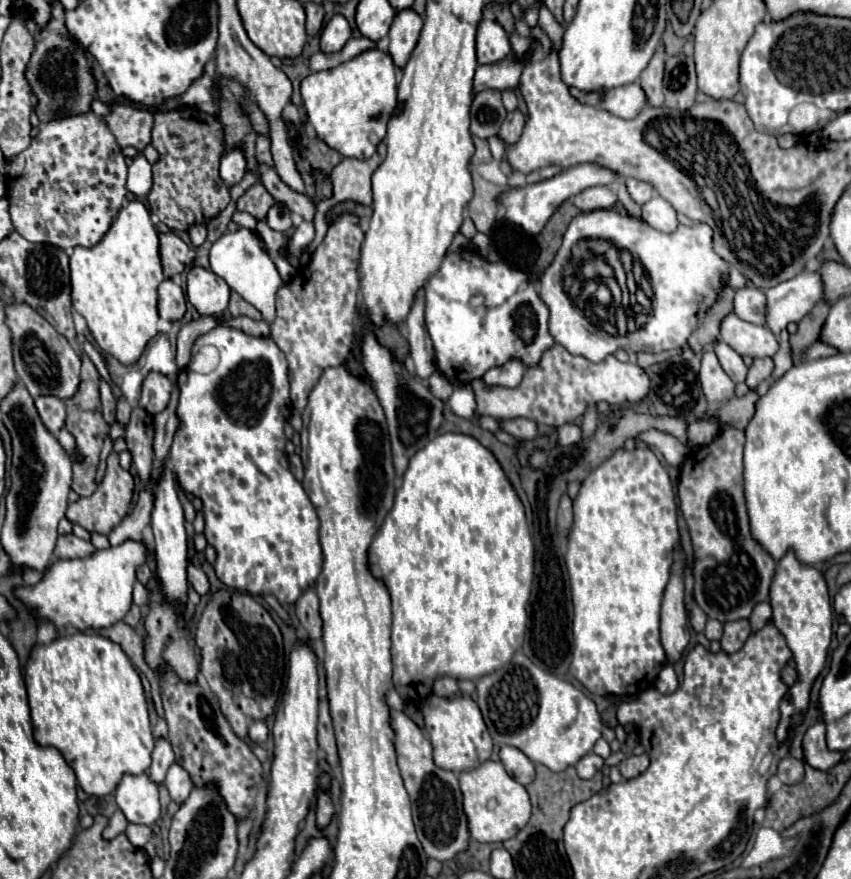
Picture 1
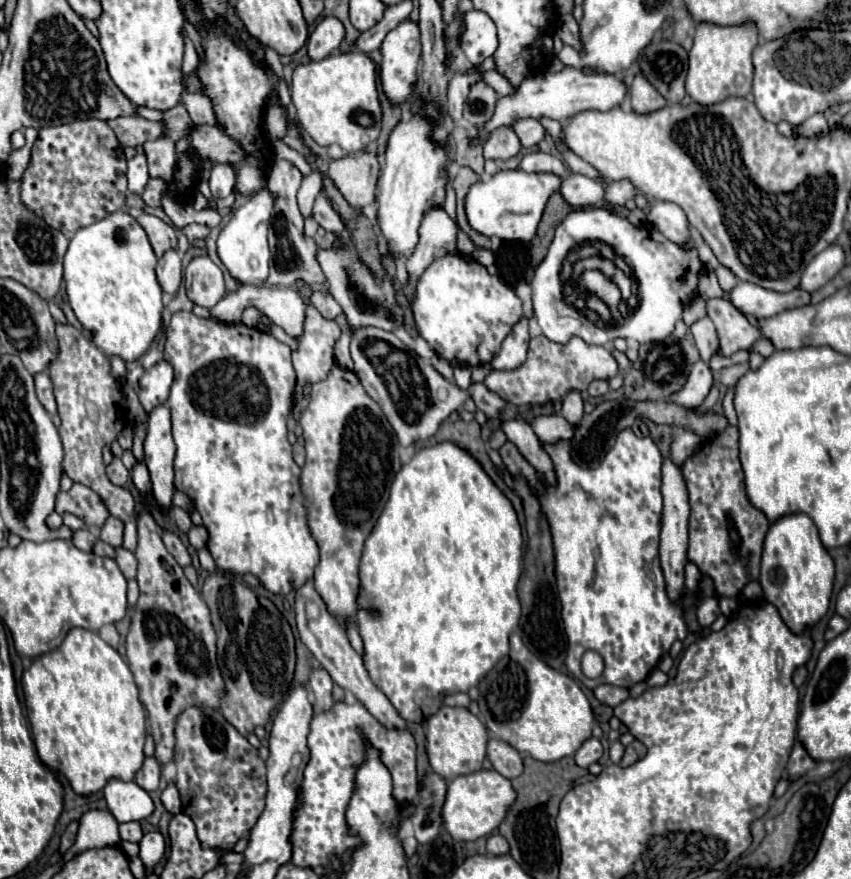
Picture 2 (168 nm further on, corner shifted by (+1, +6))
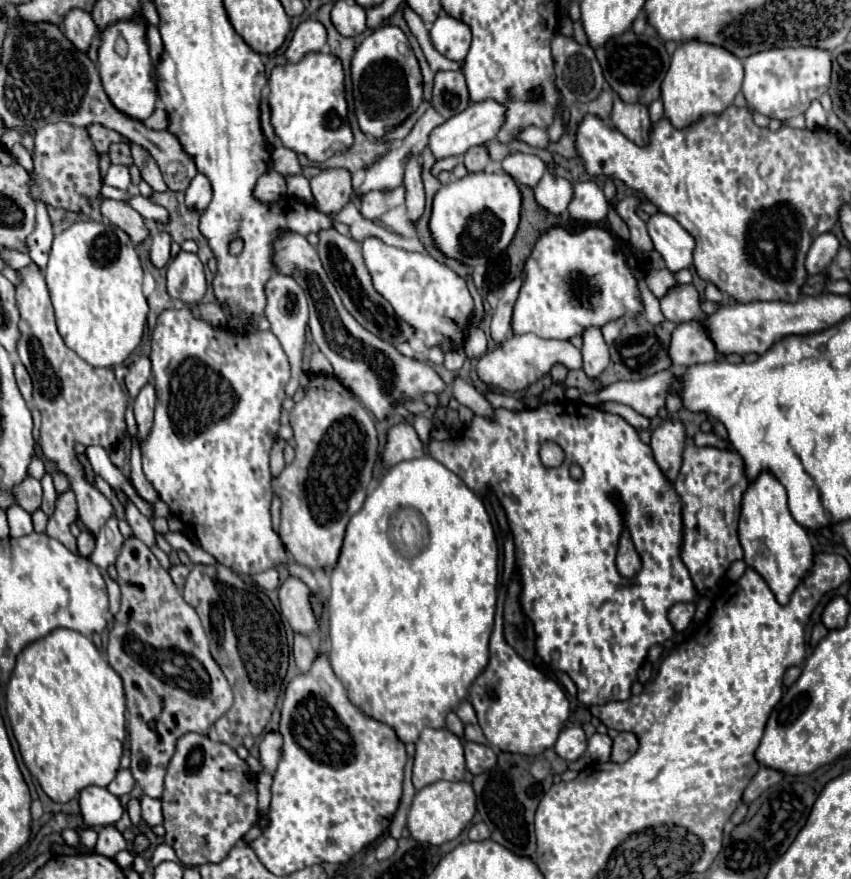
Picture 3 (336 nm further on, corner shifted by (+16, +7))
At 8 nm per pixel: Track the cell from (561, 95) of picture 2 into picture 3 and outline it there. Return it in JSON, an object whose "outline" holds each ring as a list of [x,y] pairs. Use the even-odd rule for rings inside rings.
{"outline":[[[492,99],[480,101],[480,103],[470,103],[460,115],[454,115],[448,121],[444,121],[442,125],[432,129],[430,139],[428,139],[428,147],[436,159],[464,155],[470,147],[476,147],[476,145],[486,143],[490,139],[496,139],[496,131],[500,131],[502,121],[504,121],[504,107],[500,107],[500,103],[496,103]]]}

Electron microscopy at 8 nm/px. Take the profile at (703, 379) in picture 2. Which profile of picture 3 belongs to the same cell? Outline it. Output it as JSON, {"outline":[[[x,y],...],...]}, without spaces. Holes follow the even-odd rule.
{"outline":[[[666,369],[664,373],[656,373],[648,379],[610,383],[596,393],[582,393],[580,399],[588,405],[598,405],[600,401],[624,403],[632,407],[636,413],[652,419],[656,417],[658,409],[664,407],[672,381],[674,381],[674,373]]]}

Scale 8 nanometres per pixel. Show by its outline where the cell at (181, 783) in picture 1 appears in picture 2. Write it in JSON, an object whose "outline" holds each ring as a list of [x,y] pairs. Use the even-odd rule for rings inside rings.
{"outline":[[[175,782],[167,784],[167,788],[161,794],[161,800],[163,800],[165,810],[169,810],[171,814],[177,814],[181,810],[181,798],[179,798],[179,790],[177,790]]]}

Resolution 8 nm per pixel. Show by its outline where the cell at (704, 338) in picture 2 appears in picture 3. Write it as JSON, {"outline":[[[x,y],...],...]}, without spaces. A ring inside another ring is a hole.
{"outline":[[[678,283],[672,287],[662,299],[660,299],[660,309],[666,319],[672,319],[674,323],[686,323],[692,321],[696,315],[700,315],[700,301],[698,301],[698,291],[694,285],[684,285]]]}

